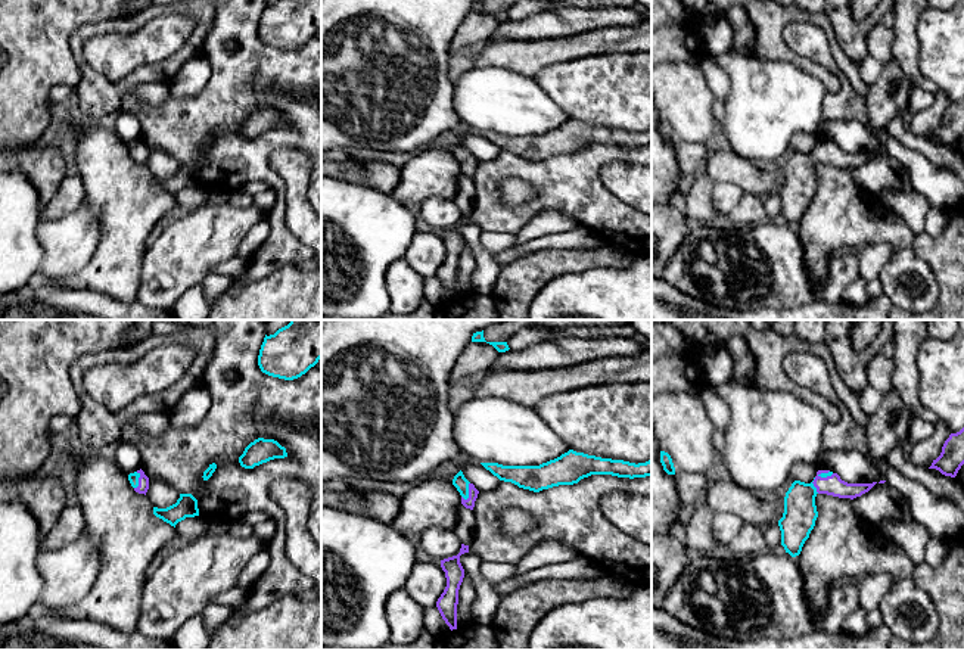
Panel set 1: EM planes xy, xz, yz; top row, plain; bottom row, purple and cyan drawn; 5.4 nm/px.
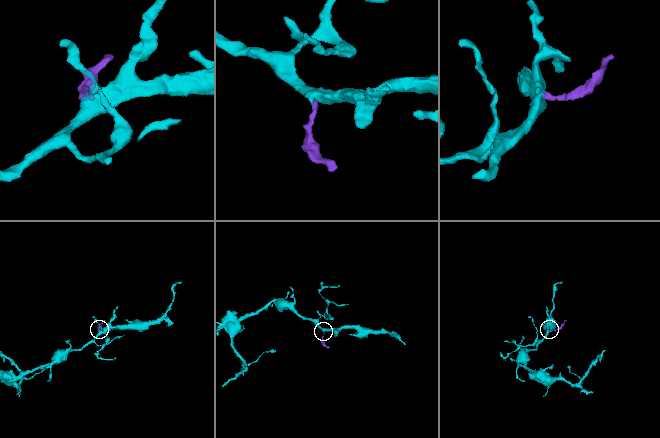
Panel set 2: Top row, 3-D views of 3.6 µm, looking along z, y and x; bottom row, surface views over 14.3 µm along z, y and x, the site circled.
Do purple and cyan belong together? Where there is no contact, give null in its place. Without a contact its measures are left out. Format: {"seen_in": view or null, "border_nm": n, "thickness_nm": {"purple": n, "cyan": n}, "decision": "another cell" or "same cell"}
{"seen_in": "xz", "border_nm": 110, "thickness_nm": {"purple": 60, "cyan": 80}, "decision": "same cell"}

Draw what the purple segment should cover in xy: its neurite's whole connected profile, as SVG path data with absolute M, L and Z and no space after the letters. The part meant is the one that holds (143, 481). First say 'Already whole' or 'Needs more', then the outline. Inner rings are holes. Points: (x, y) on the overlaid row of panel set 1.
Needs more. M142 469L134 473L130 473L128 480L136 492L146 495L149 489L149 478L144 475Z

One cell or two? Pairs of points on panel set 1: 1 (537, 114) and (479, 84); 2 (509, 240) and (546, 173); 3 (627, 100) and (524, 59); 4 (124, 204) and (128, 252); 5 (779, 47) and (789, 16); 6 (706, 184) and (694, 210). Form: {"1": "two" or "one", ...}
{"1": "one", "2": "two", "3": "two", "4": "one", "5": "one", "6": "one"}

